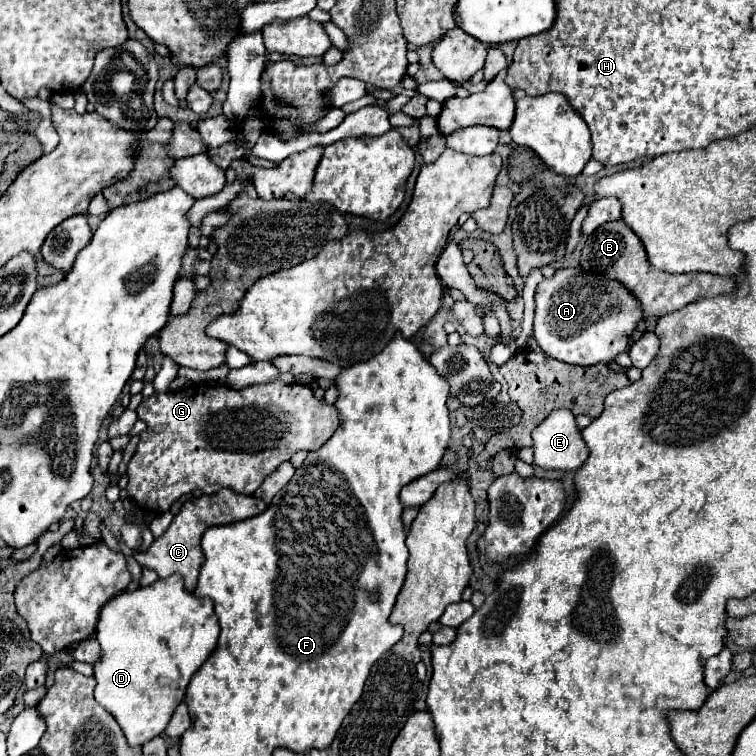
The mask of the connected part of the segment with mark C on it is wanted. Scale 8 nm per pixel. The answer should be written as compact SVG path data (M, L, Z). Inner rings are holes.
M226 487L212 493L212 495L200 495L200 497L190 499L182 505L180 513L172 519L166 533L162 537L154 539L154 543L150 545L150 549L146 553L136 553L133 557L142 567L154 569L158 573L158 577L162 577L162 579L170 577L174 573L182 575L186 591L192 593L196 583L198 583L200 563L204 561L204 555L202 555L202 549L200 549L202 533L208 527L214 527L214 525L224 525L224 523L236 523L236 521L250 519L258 513L262 513L264 509L266 509L264 501L260 501L256 497L250 497L250 495L240 495L240 493L236 493L232 489L226 489Z

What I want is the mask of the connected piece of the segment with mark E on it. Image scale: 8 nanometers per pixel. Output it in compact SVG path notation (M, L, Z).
M556 409L534 431L534 463L542 469L576 471L588 457L586 443L580 437L574 415L568 409Z

